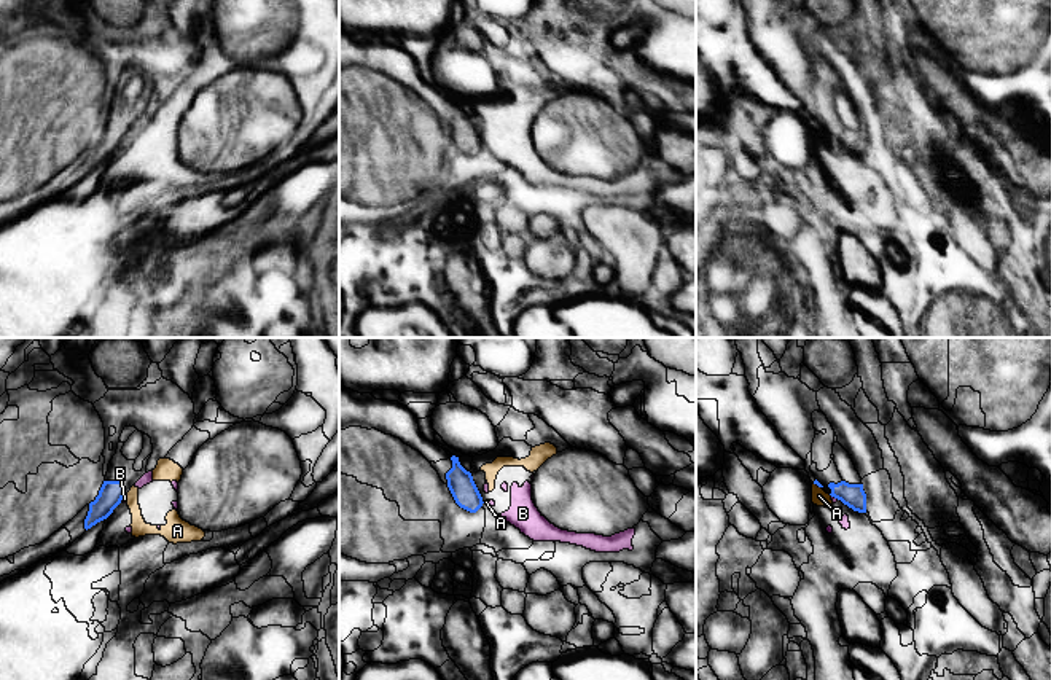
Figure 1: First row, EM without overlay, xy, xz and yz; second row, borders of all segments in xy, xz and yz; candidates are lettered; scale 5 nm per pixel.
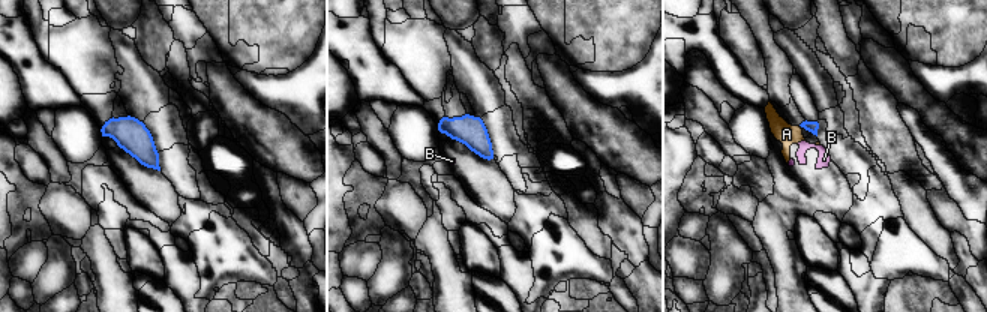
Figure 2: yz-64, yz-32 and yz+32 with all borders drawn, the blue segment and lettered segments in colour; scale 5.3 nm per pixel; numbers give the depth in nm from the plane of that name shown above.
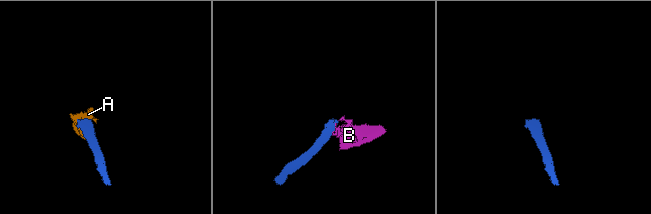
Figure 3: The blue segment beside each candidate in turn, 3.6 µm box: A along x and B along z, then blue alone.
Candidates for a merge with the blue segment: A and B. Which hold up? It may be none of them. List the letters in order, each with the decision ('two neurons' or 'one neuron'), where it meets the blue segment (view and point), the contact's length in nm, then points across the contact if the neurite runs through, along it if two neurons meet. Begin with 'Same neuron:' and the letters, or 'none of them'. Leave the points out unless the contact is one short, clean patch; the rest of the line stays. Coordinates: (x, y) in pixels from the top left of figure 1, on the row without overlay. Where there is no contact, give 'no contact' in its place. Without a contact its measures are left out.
Same neuron: none of them
A: two neurons; meets blue in yz at (817, 128); contact 50 nm long; border along yz (812, 126), (820, 131)
B: two neurons; meets blue in xy at (123, 139); contact 50 nm long; border along xy (125, 137), (120, 144)

